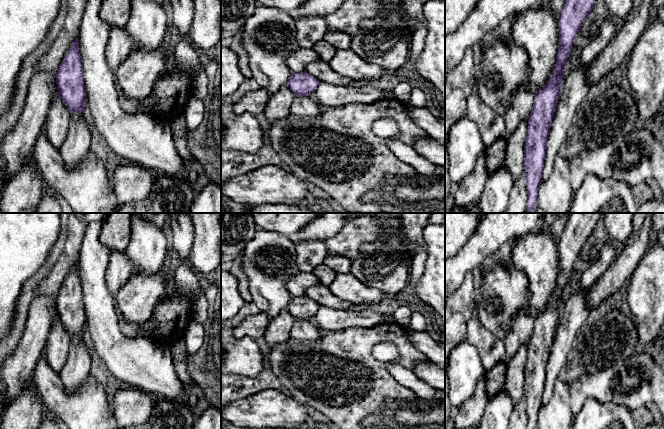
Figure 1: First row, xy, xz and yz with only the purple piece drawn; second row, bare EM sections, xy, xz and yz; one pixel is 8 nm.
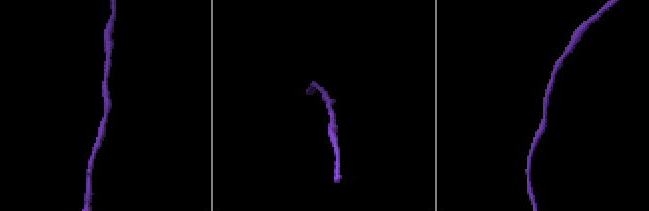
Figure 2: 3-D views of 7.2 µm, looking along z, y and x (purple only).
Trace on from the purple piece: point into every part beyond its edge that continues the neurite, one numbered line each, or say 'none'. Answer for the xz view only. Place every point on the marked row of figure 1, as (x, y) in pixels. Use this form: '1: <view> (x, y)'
none

